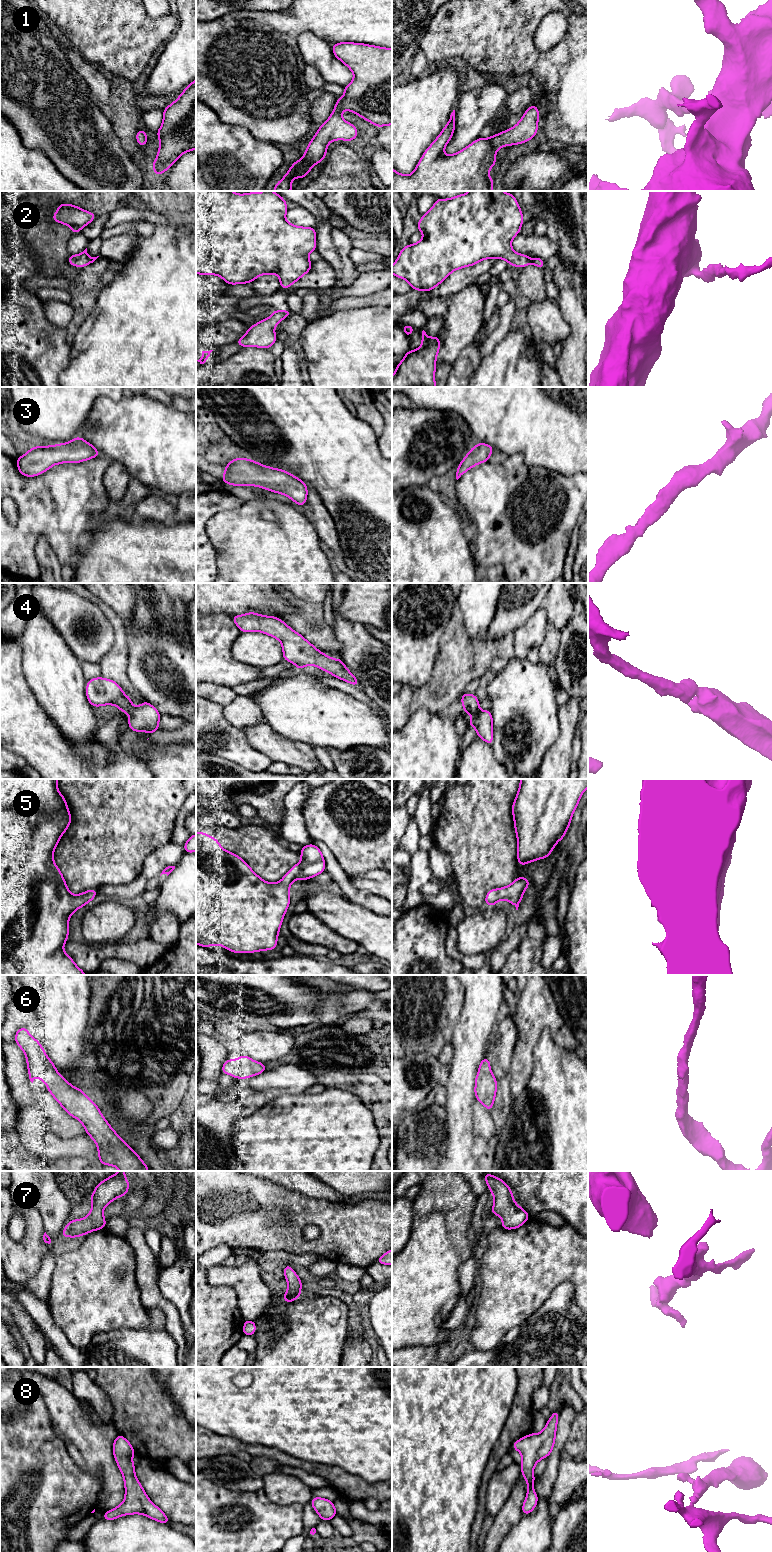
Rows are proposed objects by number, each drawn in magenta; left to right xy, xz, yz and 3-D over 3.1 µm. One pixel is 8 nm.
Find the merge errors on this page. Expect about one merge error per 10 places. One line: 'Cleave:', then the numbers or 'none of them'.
Cleave: none of them

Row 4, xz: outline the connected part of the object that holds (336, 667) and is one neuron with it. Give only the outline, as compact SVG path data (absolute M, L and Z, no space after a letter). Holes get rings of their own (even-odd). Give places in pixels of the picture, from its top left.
M248 612L244 615L234 615L231 618L241 632L257 631L278 639L282 644L283 659L294 663L297 670L301 670L304 666L316 665L334 677L359 687L358 679L347 669L340 658L332 659L321 653L278 617Z

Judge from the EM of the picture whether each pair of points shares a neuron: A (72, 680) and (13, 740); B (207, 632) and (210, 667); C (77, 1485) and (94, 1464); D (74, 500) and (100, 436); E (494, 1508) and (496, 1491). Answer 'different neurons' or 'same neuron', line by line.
A: different neurons
B: same neuron
C: different neurons
D: different neurons
E: same neuron

